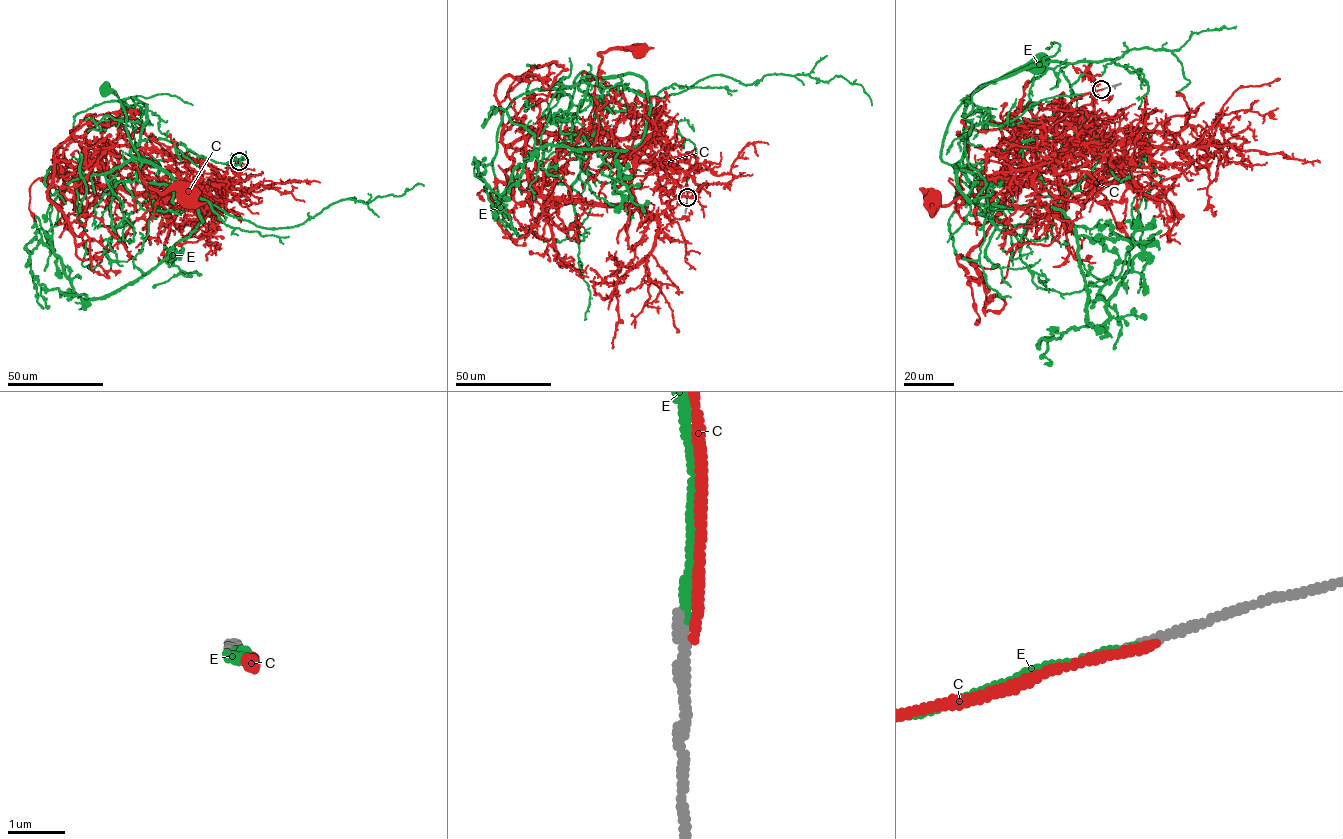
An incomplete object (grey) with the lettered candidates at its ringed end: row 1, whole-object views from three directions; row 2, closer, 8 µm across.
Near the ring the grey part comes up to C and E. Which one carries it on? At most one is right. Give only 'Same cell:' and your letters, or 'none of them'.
Same cell: E

